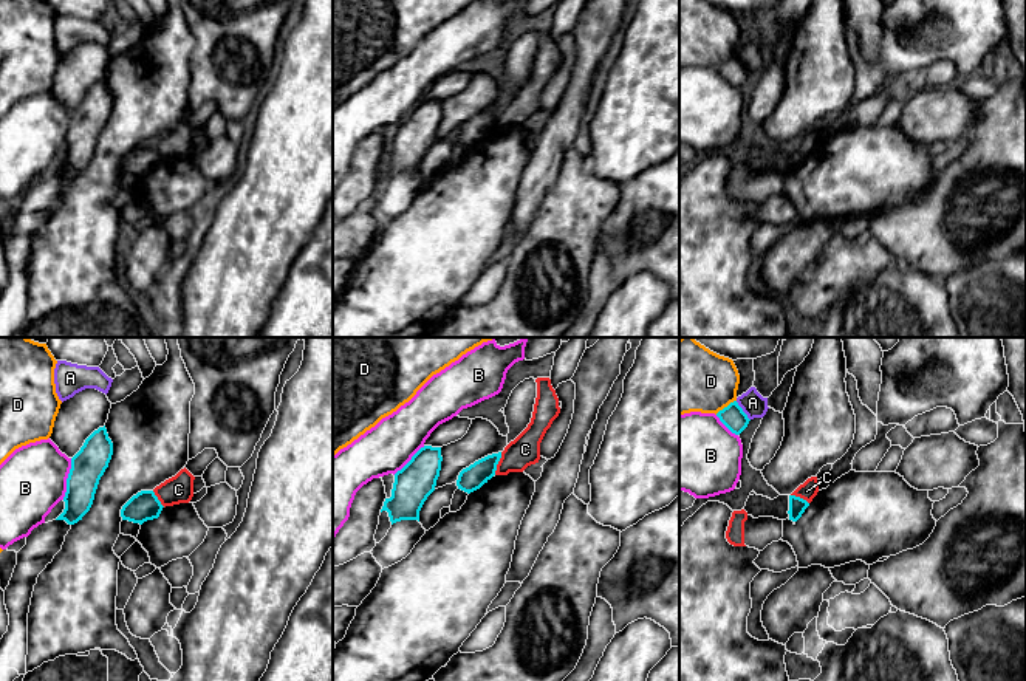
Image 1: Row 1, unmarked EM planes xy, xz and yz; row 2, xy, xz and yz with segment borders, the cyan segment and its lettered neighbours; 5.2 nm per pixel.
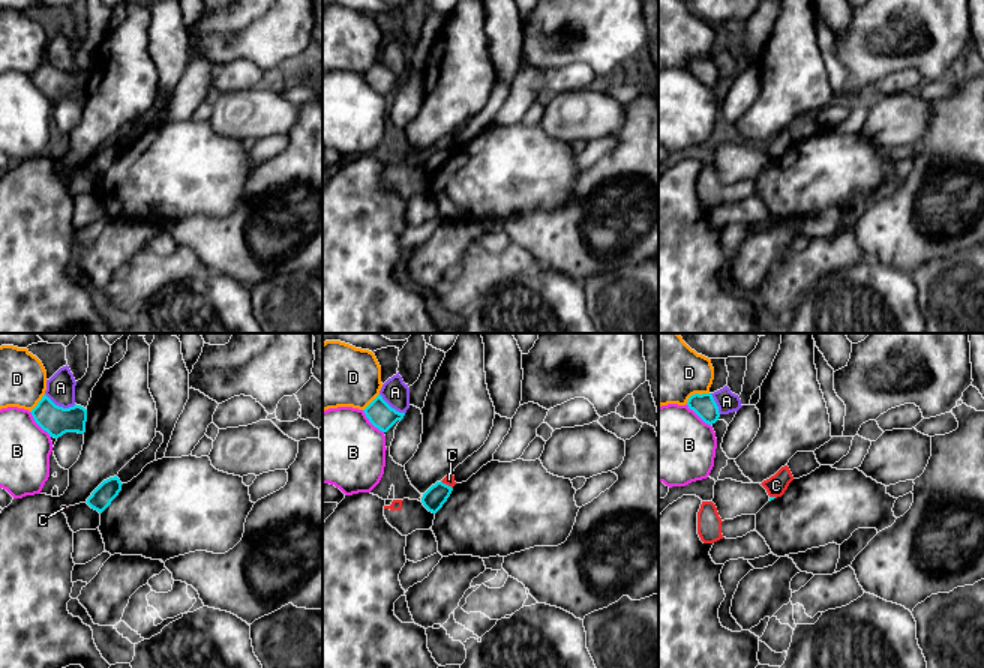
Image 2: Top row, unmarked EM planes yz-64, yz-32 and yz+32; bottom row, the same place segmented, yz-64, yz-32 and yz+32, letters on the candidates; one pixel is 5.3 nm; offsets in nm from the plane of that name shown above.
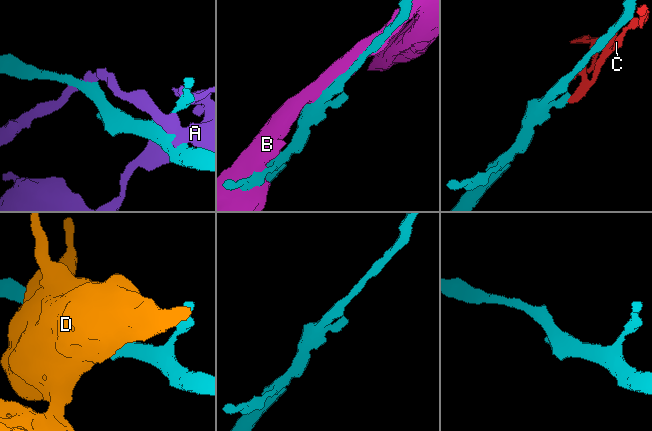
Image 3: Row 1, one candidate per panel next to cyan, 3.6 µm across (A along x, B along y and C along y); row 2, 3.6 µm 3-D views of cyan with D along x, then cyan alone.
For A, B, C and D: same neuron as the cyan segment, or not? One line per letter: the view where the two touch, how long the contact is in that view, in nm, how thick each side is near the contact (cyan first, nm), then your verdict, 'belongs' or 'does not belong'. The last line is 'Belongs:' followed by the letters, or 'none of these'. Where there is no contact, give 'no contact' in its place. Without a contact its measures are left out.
A: contact in yz; length 130 nm; calibres 120 and 120 nm; does not belong
B: contact in xy; length 220 nm; calibres 180 and 360 nm; does not belong
C: contact in xz; length 130 nm; calibres 130 and 160 nm; does not belong
D: contact in yz; length 130 nm; calibres 120 and 360 nm; does not belong
Belongs: none of these

